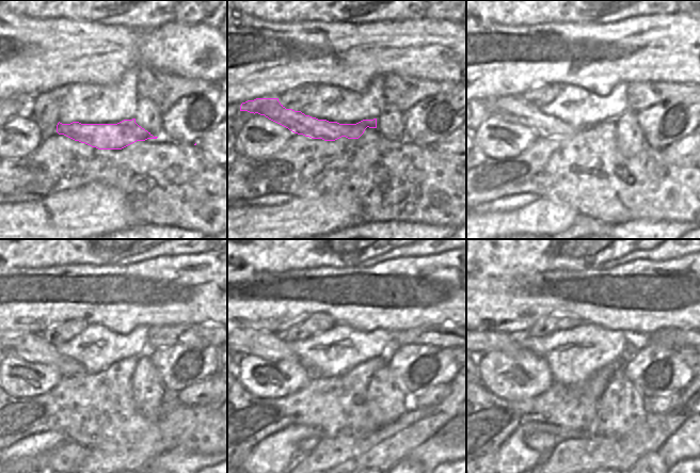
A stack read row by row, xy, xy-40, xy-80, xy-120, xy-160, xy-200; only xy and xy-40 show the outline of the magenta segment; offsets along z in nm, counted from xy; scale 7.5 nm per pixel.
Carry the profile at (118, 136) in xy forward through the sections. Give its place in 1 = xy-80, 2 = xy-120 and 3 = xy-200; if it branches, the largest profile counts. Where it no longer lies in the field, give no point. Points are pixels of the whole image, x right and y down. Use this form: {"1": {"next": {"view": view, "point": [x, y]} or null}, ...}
{"1": {"next": {"view": "xy-80", "point": [513, 109]}}, "2": {"next": {"view": "xy-120", "point": [30, 347]}}, "3": {"next": {"view": "xy-200", "point": [488, 341]}}}

